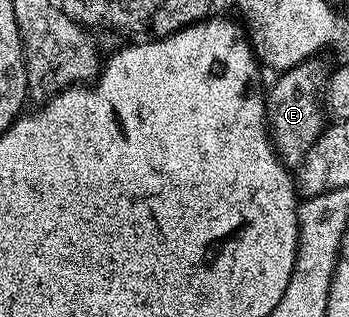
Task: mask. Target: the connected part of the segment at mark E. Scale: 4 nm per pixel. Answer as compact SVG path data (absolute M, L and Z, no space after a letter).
M323 57L309 58L295 68L282 72L277 78L279 80L272 87L270 84L266 92L267 130L271 132L271 144L275 146L275 152L288 169L298 168L325 128L325 107L320 100L319 103L315 100L315 94L318 91L320 94L328 71L329 66Z

